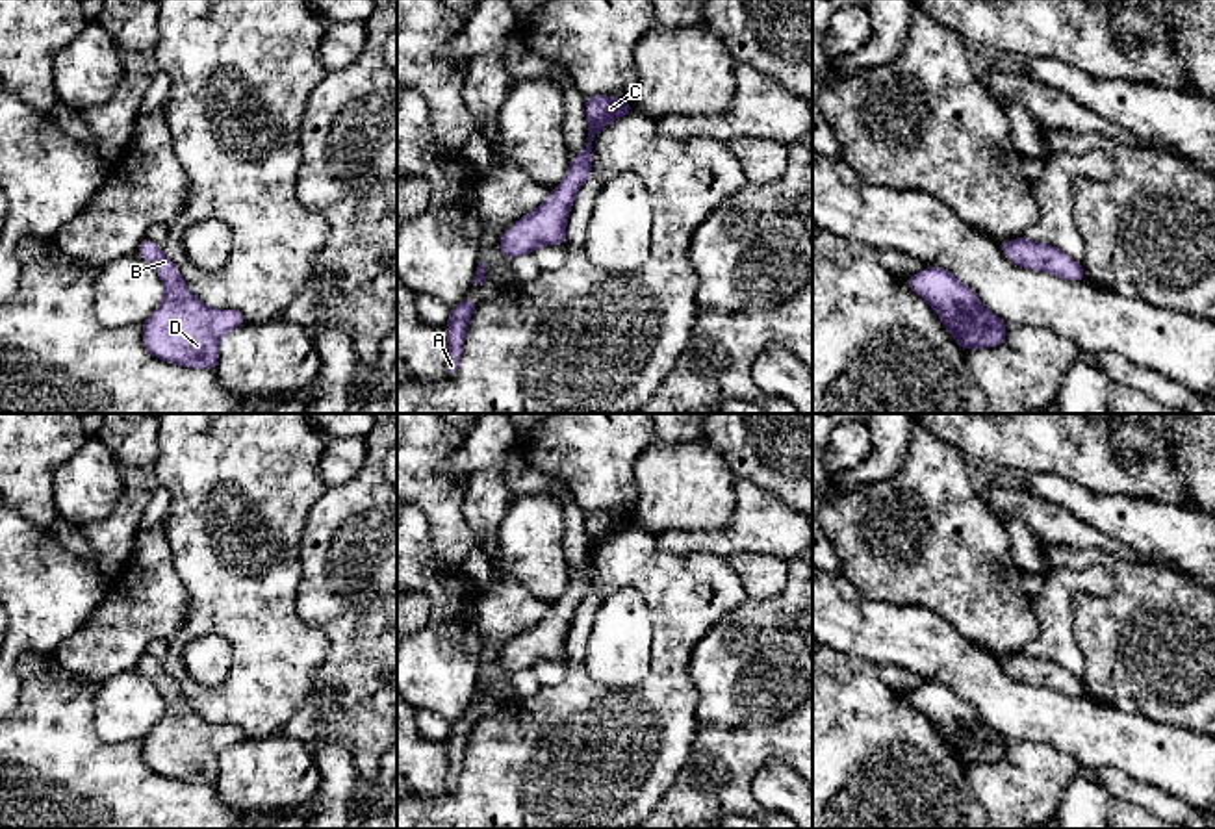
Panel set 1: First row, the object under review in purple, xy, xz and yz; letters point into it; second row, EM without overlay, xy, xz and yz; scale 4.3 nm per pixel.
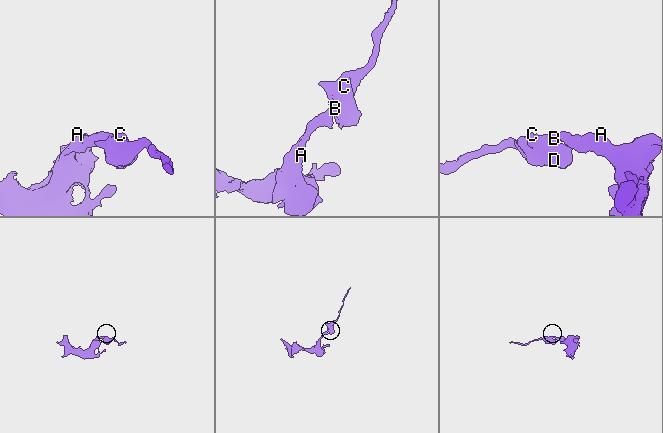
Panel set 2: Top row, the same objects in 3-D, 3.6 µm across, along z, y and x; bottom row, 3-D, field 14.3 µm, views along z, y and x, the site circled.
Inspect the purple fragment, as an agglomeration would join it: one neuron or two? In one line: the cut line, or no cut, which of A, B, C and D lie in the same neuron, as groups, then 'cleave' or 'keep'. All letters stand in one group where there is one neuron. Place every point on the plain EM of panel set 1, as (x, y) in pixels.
no cut; A B C D; keep

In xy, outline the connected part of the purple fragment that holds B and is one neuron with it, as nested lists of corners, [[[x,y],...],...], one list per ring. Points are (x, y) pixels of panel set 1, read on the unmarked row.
[[[143,655],[135,664],[160,690],[165,712],[143,738],[147,766],[169,779],[215,784],[219,755],[232,744],[245,740],[236,725],[213,725],[202,720],[184,699],[178,684],[161,662]]]

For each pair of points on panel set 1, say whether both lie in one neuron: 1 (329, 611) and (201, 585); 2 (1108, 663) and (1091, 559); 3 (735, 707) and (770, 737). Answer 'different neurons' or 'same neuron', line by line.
1: different neurons
2: same neuron
3: different neurons

